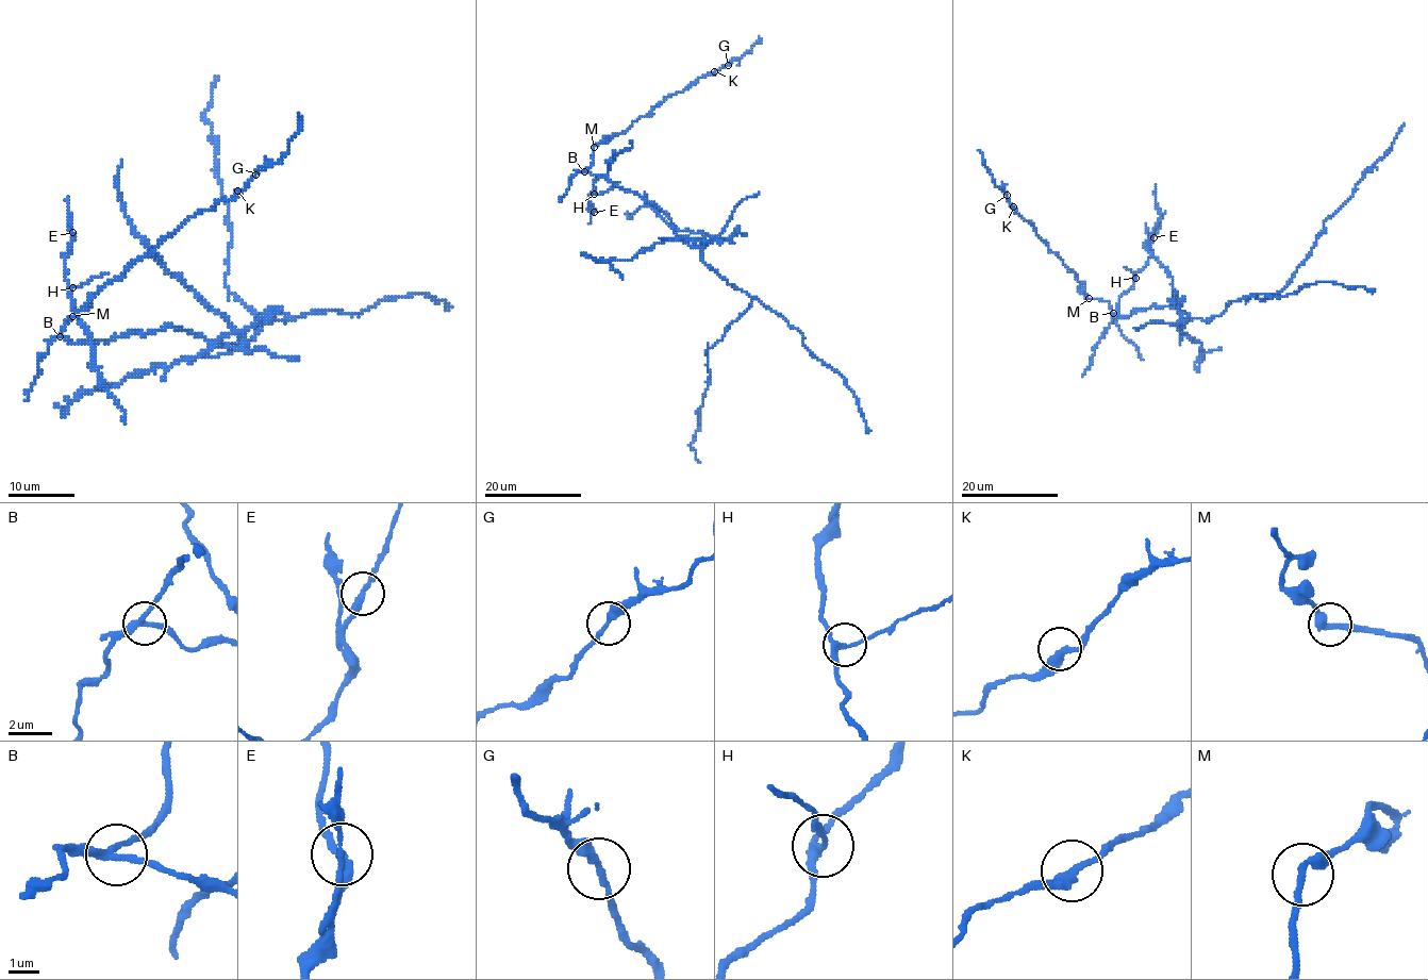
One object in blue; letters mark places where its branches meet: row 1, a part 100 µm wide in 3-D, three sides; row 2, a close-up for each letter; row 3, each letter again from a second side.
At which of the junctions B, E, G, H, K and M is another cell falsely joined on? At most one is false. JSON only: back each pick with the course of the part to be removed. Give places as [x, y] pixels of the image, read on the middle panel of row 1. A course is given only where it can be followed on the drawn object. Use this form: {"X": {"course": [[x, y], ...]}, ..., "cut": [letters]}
{"B": {"course": [[584, 171], [653, 202], [682, 241], [752, 299], [706, 352], [710, 379], [690, 447], [699, 463]]}, "cut": ["B"]}

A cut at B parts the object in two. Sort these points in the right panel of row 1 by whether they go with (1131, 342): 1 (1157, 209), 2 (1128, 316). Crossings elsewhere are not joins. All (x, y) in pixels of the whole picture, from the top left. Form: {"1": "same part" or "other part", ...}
{"1": "other part", "2": "other part"}

